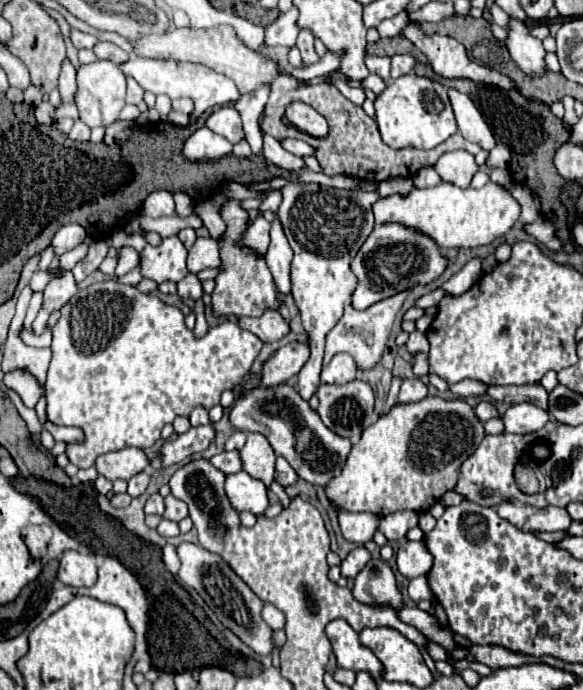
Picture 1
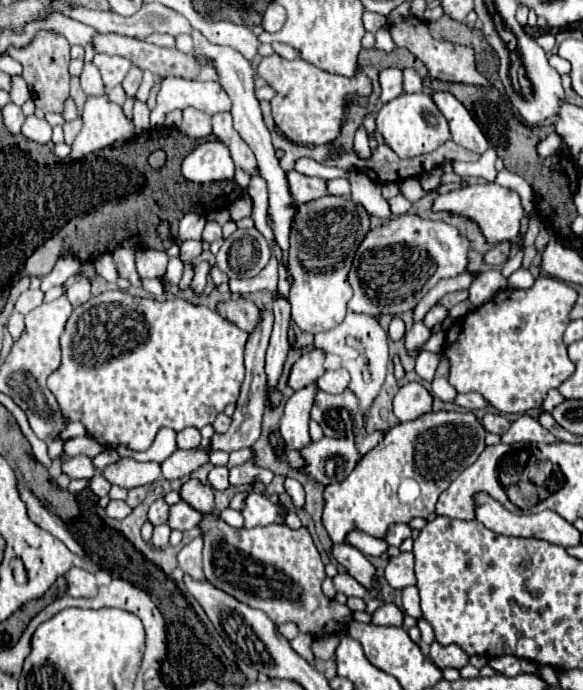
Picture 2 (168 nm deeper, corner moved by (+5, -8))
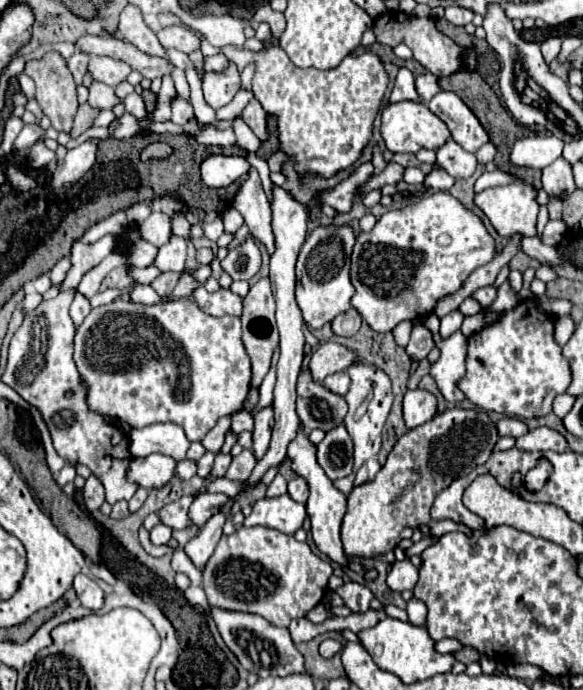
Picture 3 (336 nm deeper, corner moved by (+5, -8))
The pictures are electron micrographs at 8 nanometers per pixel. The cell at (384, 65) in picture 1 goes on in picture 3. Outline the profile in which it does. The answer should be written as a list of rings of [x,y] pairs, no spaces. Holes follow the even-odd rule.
[[[401,67],[397,71],[397,77],[395,77],[395,85],[393,85],[393,91],[389,95],[389,101],[391,103],[397,103],[397,101],[405,101],[405,99],[411,99],[411,101],[417,101],[419,95],[415,91],[415,83],[413,83],[413,73],[405,67]]]

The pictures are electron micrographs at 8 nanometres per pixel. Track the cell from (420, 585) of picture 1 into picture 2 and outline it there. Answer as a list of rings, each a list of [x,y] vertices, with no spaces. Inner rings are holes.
[[[405,587],[403,589],[403,607],[405,607],[405,613],[415,617],[415,619],[421,619],[421,609],[419,609],[419,595],[417,595],[417,589],[415,587]]]

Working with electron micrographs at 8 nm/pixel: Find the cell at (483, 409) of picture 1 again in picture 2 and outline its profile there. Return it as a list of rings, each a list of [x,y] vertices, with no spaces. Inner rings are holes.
[[[487,413],[481,419],[481,423],[489,433],[497,433],[497,435],[503,435],[511,427],[511,423],[503,415],[493,415],[493,413]]]

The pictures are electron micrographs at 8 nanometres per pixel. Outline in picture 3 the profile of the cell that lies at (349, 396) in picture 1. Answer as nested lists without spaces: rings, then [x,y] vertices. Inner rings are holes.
[[[305,369],[297,381],[297,415],[307,431],[331,431],[343,425],[347,415],[347,401],[323,385],[313,383],[309,379],[309,371]]]

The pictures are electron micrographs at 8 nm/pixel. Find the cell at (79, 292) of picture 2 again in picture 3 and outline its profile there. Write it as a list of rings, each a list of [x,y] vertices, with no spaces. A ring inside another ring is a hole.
[[[75,291],[75,299],[71,303],[71,319],[73,323],[81,323],[81,319],[85,319],[85,315],[91,311],[91,305],[89,305],[89,299],[85,295],[81,295],[79,291]]]

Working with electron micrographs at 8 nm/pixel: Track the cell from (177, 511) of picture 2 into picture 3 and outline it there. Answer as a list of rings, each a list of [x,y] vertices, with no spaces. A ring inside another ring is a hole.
[[[203,493],[203,495],[197,495],[189,507],[189,519],[193,525],[197,527],[203,527],[205,521],[209,519],[209,515],[213,515],[213,511],[217,511],[217,507],[221,503],[227,501],[227,495],[223,493]]]

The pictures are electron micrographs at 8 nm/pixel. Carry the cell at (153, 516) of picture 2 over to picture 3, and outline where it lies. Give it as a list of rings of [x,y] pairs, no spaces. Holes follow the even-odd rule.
[[[181,497],[173,503],[167,503],[163,505],[157,515],[161,519],[161,523],[165,523],[167,527],[171,529],[185,529],[189,527],[189,517],[187,517],[187,509],[189,509],[189,503],[193,501],[193,497]]]

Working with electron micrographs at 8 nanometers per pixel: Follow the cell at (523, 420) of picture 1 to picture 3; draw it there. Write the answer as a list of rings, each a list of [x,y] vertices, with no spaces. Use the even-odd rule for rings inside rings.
[[[549,427],[529,429],[525,435],[515,439],[515,445],[523,451],[567,451],[565,437]]]

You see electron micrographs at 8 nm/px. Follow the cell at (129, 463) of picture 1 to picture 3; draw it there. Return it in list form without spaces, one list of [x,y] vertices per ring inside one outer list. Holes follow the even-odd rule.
[[[147,455],[131,459],[127,467],[127,481],[147,489],[159,489],[173,477],[175,463],[175,459],[169,459],[165,455]]]

